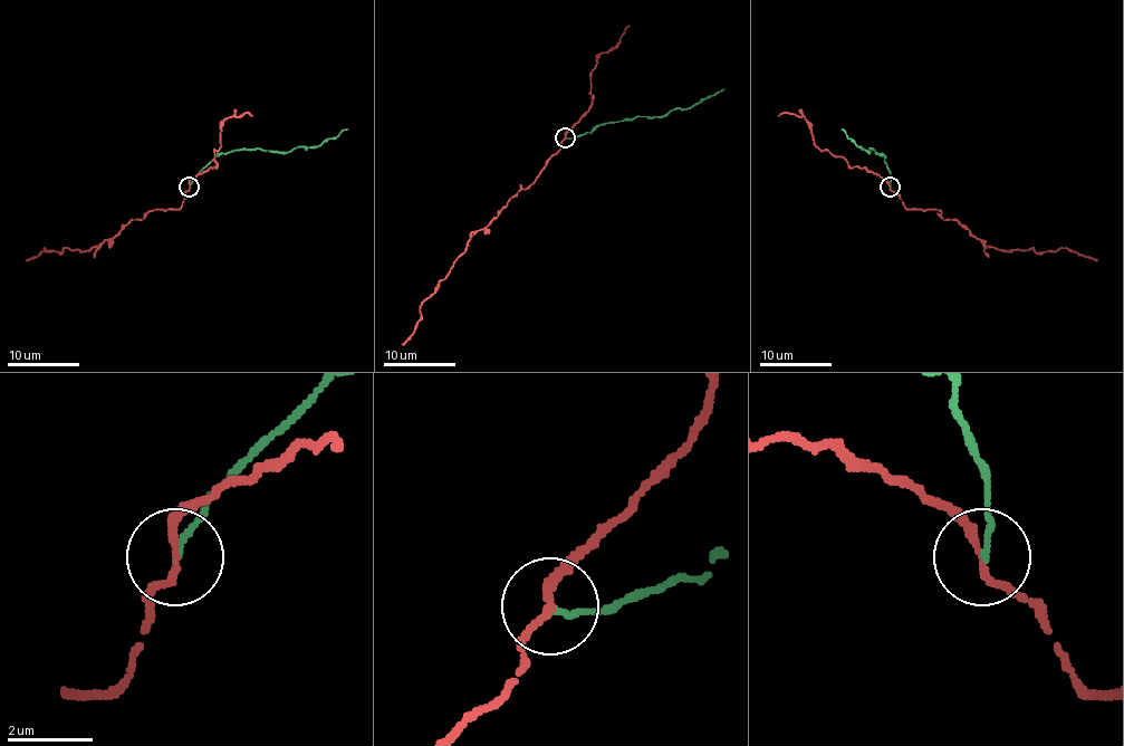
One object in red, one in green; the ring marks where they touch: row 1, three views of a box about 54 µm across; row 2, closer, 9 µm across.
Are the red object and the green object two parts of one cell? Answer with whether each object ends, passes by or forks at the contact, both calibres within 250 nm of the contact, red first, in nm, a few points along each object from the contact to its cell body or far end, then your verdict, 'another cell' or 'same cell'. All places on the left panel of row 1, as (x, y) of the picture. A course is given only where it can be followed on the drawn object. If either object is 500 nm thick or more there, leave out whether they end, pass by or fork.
red passes by; green ends; calibres 160 and 120 nm; course red (190, 187), (179, 208), (152, 210), (92, 249), (66, 248), (46, 251), (42, 248), (39, 255), (25, 260); course green (190, 187), (218, 154), (238, 149), (290, 151), (317, 147), (347, 130); another cell

